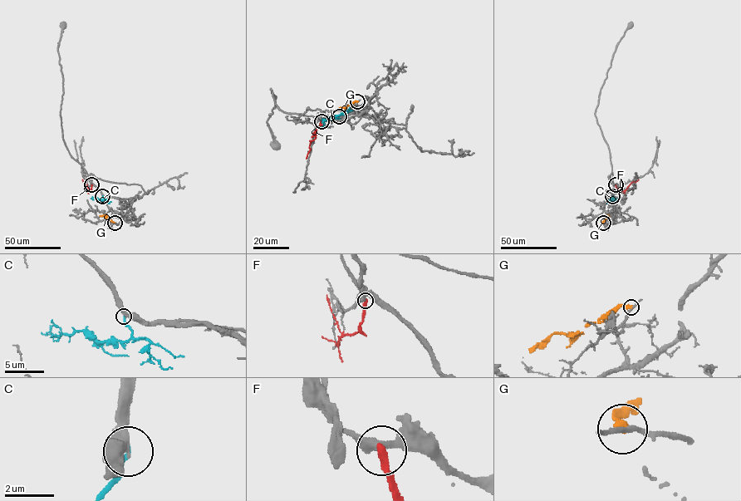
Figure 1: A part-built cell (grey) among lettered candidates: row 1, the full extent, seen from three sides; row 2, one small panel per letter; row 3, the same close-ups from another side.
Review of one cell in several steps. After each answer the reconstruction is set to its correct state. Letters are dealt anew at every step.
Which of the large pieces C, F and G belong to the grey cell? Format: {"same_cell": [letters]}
{"same_cell": ["C"]}

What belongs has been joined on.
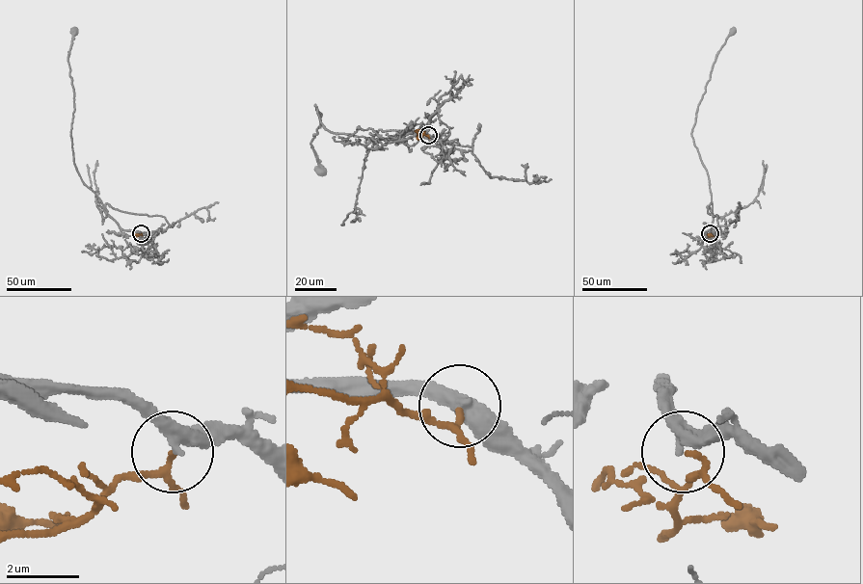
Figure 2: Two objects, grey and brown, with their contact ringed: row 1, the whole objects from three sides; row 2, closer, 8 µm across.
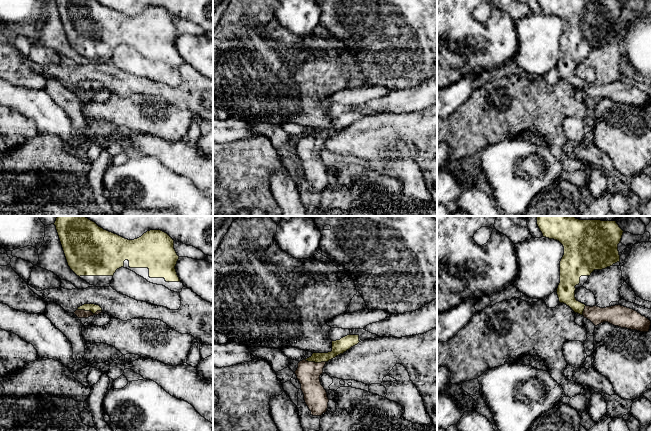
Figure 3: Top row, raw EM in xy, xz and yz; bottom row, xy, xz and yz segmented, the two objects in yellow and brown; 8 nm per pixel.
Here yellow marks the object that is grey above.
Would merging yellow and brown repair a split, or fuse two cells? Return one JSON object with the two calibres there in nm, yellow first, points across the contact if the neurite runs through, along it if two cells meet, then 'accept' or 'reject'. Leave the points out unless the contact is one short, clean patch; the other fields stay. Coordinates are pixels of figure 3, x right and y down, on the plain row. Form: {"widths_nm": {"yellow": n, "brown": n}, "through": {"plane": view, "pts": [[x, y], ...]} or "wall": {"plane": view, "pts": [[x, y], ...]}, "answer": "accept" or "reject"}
{"widths_nm": {"yellow": 70, "brown": 60}, "through": {"plane": "xy", "pts": [[93, 84], [89, 86], [79, 89]]}, "answer": "accept"}

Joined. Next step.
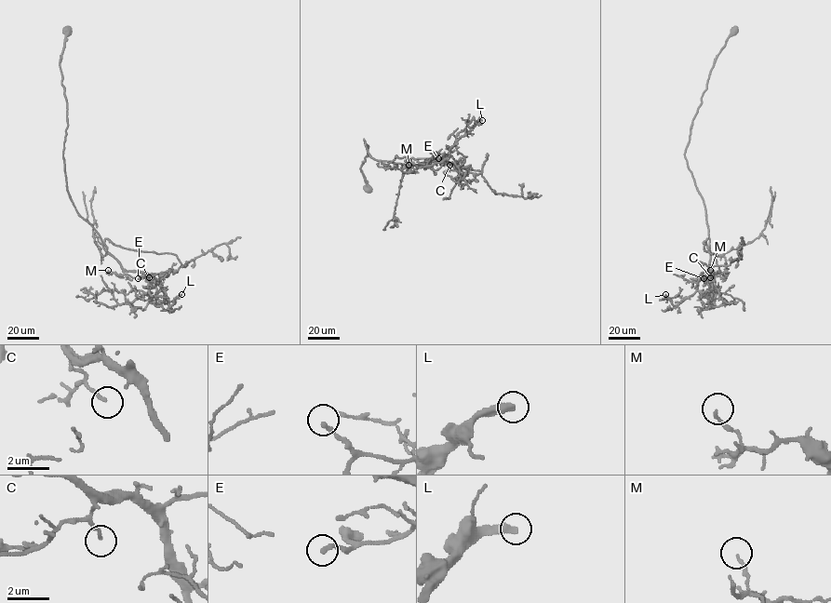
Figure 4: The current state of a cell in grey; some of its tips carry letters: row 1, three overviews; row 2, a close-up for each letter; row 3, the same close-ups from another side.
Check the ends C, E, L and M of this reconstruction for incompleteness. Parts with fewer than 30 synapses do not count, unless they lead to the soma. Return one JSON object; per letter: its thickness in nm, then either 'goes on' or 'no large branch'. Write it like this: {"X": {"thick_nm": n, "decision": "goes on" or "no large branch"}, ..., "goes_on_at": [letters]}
{"C": {"thick_nm": 150, "decision": "no large branch"}, "E": {"thick_nm": 190, "decision": "no large branch"}, "L": {"thick_nm": 400, "decision": "goes on"}, "M": {"thick_nm": 130, "decision": "no large branch"}, "goes_on_at": ["L"]}

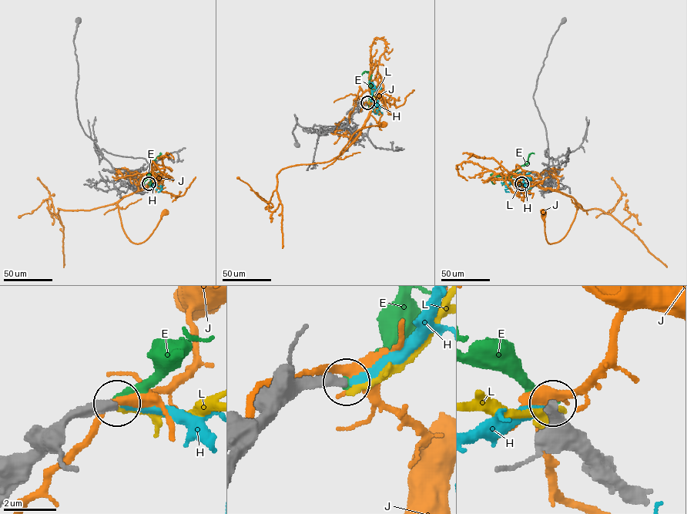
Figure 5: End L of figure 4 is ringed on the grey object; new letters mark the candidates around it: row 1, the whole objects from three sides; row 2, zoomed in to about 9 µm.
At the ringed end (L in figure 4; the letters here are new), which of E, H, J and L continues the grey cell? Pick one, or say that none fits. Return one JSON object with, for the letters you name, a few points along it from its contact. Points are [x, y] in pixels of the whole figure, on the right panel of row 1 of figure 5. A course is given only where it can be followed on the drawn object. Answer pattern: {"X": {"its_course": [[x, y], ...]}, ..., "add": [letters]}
{"H": {"its_course": [[521, 183], [513, 184], [511, 181], [522, 178], [529, 188], [527, 190]]}, "add": ["H"]}

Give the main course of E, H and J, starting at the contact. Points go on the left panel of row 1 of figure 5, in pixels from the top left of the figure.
E: (149, 183), (153, 179), (150, 163), (160, 153)
H: (149, 183), (153, 184), (156, 178), (161, 186), (156, 190)
J: (148, 183), (145, 188), (124, 196), (118, 203), (125, 233), (132, 243), (144, 242), (165, 213)

